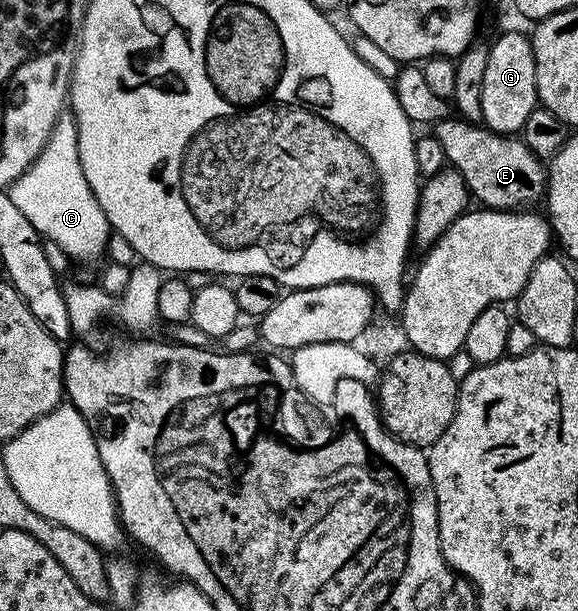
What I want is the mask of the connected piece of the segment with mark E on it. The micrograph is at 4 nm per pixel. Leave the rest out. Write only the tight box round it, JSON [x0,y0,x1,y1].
[433,119,547,211]

